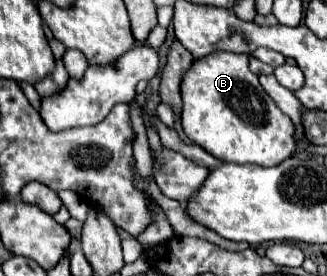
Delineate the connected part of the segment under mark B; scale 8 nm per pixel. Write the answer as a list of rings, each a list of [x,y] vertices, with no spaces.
[[[211,53],[203,59],[197,59],[191,69],[185,73],[181,83],[183,93],[183,131],[185,135],[203,147],[207,153],[217,157],[219,161],[227,163],[257,163],[263,167],[273,167],[283,163],[285,159],[293,157],[297,151],[297,137],[295,137],[295,123],[267,97],[261,89],[257,75],[251,73],[247,55],[235,53]]]

